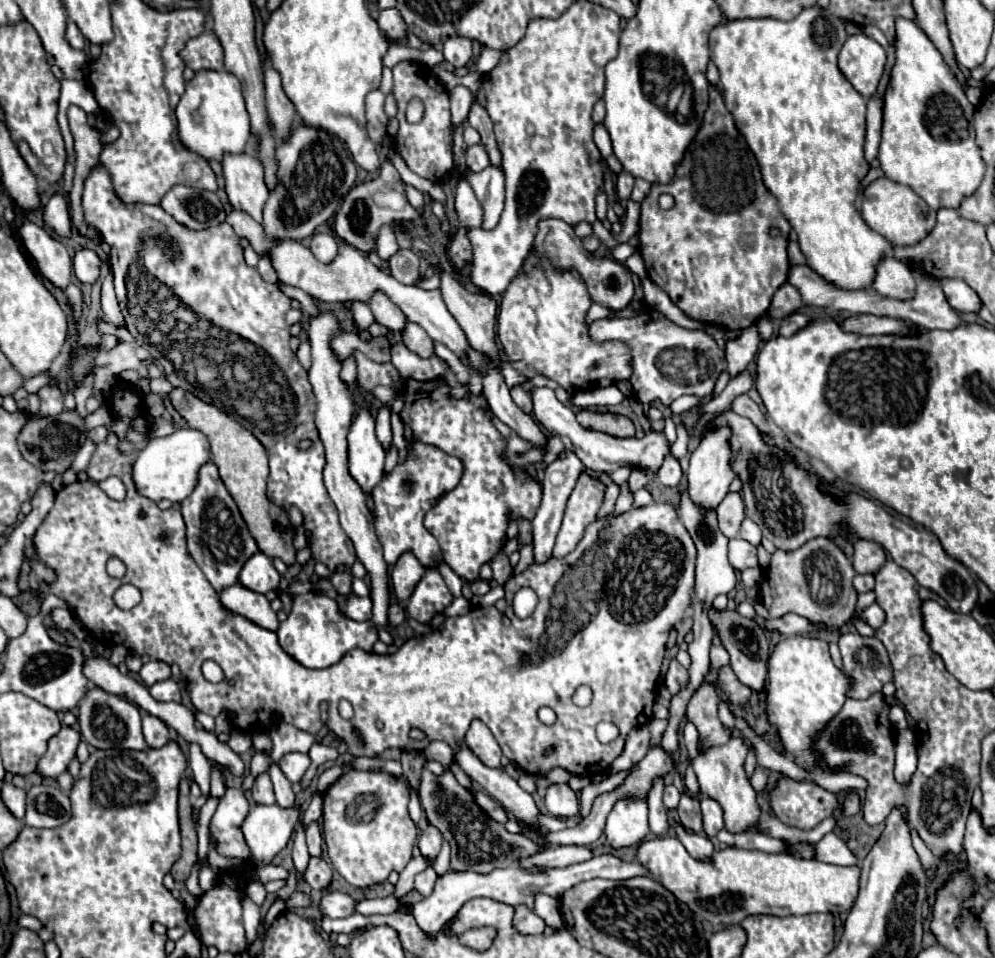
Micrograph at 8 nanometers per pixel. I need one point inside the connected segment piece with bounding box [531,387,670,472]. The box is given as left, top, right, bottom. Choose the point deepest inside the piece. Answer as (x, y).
(600, 452)

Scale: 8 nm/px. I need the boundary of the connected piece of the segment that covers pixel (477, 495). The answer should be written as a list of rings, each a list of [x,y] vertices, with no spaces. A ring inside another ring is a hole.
[[[402,380],[402,400],[404,400],[404,410],[400,410],[400,418],[404,424],[412,428],[412,440],[410,442],[422,442],[422,444],[432,444],[444,450],[450,456],[456,456],[462,460],[464,474],[454,490],[442,498],[436,506],[432,506],[426,512],[424,526],[428,532],[440,542],[444,562],[466,582],[478,580],[480,566],[492,560],[498,550],[506,542],[506,528],[510,520],[532,520],[534,512],[538,510],[538,504],[542,500],[542,484],[538,480],[530,480],[530,474],[520,470],[516,464],[508,464],[506,456],[506,438],[496,430],[492,424],[492,418],[488,416],[486,410],[486,398],[484,396],[474,396],[468,392],[468,398],[454,398],[450,394],[450,386],[446,380],[430,380],[430,382],[418,382],[418,380]]]

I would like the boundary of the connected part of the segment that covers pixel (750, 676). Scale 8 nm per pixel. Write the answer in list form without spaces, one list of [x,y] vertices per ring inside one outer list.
[[[712,608],[710,610],[710,620],[720,632],[722,644],[730,654],[730,668],[734,670],[738,680],[754,692],[764,692],[766,690],[766,676],[768,676],[768,658],[770,658],[770,646],[768,646],[766,630],[760,624],[756,624],[754,620],[742,618],[736,610],[734,612],[724,610],[722,614],[718,614]]]

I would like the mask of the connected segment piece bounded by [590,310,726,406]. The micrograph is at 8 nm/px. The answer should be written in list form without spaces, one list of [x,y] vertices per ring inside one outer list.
[[[654,310],[632,318],[596,320],[590,326],[590,338],[594,342],[620,340],[630,346],[630,384],[642,404],[652,404],[654,400],[658,400],[664,406],[670,406],[676,398],[684,394],[696,394],[700,398],[706,398],[708,394],[712,394],[720,372],[726,368],[724,350],[714,342],[710,334],[680,328]]]

